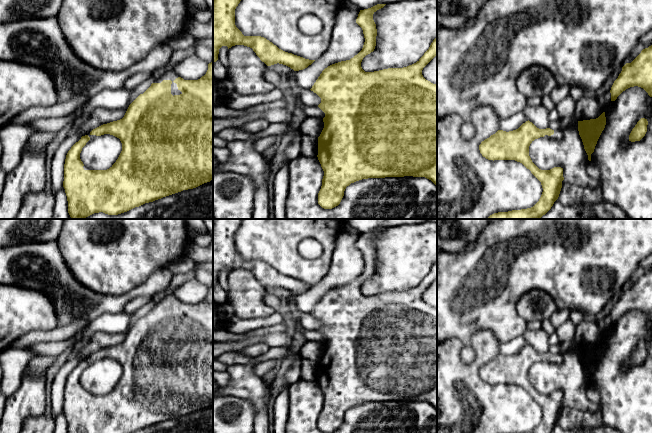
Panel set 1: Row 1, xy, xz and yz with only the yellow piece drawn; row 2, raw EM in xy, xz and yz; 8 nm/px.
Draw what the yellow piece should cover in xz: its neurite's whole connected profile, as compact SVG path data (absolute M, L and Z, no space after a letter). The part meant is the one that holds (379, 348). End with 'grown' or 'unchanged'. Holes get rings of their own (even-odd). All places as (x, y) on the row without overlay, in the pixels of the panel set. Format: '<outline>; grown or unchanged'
M377 228L371 232L360 234L356 247L362 252L365 262L362 274L350 284L341 285L325 292L310 313L321 322L321 327L318 331L325 337L323 342L324 352L318 361L317 379L324 395L322 410L318 417L318 428L324 433L332 433L338 430L344 420L346 411L362 403L413 400L425 401L437 409L437 309L426 304L422 299L423 292L437 279L437 261L424 279L412 289L403 292L388 292L374 296L365 296L361 291L361 286L366 279L374 275L376 270L377 253L373 244L373 238L385 229Z; unchanged

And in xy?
M213 285L208 288L206 298L198 304L183 303L179 300L176 294L166 296L129 329L122 343L103 348L93 353L87 359L82 360L81 363L71 371L66 379L63 411L67 420L68 433L133 433L145 427L153 426L183 414L196 412L211 404L213 404ZM104 358L110 358L119 362L122 367L122 375L116 386L109 393L92 394L83 388L80 383L80 377L89 364Z; grown

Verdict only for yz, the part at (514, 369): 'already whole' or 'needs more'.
needs more

